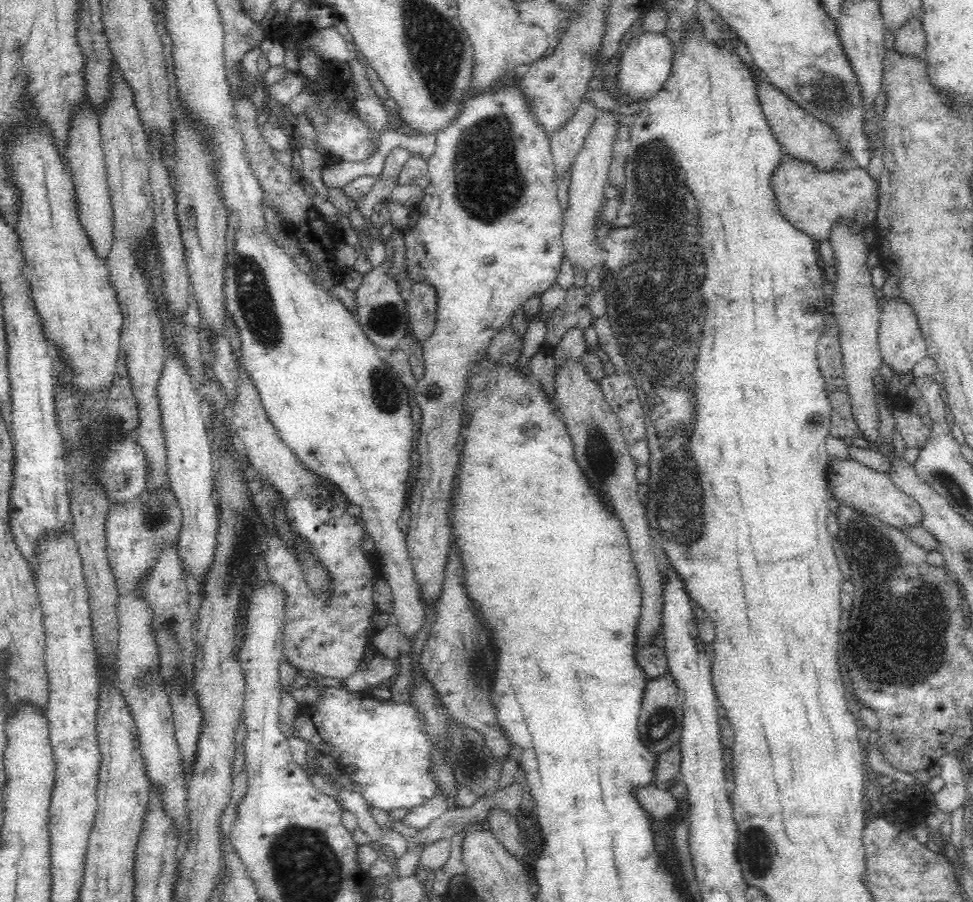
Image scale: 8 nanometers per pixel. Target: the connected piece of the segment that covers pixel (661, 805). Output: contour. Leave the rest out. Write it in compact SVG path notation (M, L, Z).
M656 785L636 787L633 792L637 796L638 804L653 819L665 820L672 818L678 812L678 801L669 790L661 790Z

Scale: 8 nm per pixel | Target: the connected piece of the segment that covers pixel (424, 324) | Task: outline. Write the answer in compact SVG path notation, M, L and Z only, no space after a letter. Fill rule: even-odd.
M414 282L405 299L409 312L409 330L413 338L422 343L435 328L435 288L427 282Z

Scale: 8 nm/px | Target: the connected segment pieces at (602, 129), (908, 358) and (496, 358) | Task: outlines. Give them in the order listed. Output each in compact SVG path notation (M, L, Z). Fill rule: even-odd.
M601 111L598 113L597 120L593 122L592 126L590 126L590 130L588 130L588 134L586 134L586 138L584 138L584 142L582 144L582 148L580 148L580 152L578 152L578 156L574 158L573 165L571 166L571 179L570 179L570 185L568 189L568 207L563 210L563 227L561 230L561 239L563 242L563 255L566 255L565 258L570 260L571 265L573 266L573 270L582 270L582 272L590 272L590 270L594 270L594 268L600 269L600 274L603 275L603 273L606 273L606 263L607 263L607 256L609 254L609 250L606 246L606 244L602 244L599 246L599 244L596 243L596 225L594 225L594 222L596 222L596 216L598 216L598 210L600 210L600 206L602 205L603 201L606 199L604 197L604 188L608 186L607 180L609 175L609 168L611 160L613 159L613 148L615 144L615 134L617 131L618 126L618 114L615 112L610 111Z
M888 298L879 322L879 347L883 362L896 374L908 374L926 356L927 348L913 308L901 298Z
M508 322L502 330L498 330L498 334L492 339L487 348L487 357L494 364L512 366L520 358L521 352L522 339L514 333L514 330L510 327L510 322Z

